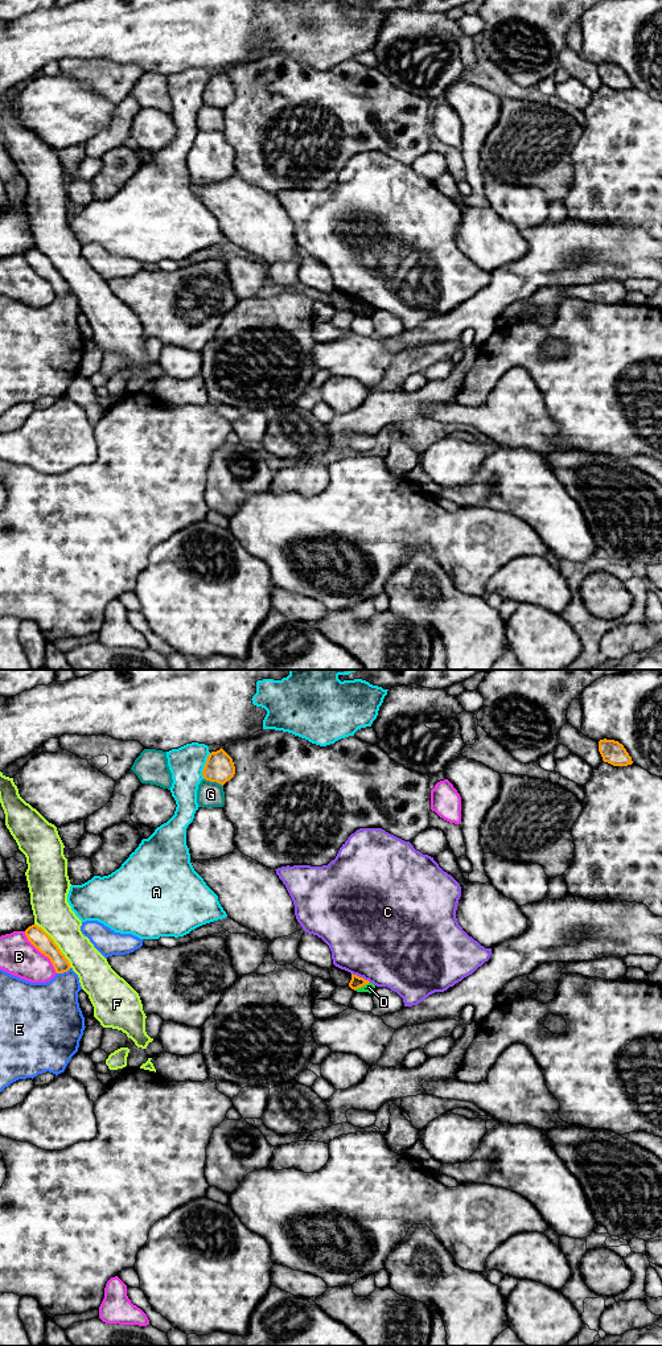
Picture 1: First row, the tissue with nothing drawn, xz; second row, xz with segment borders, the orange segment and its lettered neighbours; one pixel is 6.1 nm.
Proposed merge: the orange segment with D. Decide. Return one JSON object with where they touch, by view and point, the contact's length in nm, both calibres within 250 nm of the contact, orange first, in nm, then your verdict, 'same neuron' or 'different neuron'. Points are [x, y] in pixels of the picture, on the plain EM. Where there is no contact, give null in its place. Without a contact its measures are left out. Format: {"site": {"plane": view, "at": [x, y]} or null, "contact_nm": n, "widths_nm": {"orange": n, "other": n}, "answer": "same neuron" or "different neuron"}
{"site": {"plane": "xz", "at": [361, 309]}, "contact_nm": 110, "widths_nm": {"orange": 70, "other": 50}, "answer": "different neuron"}

